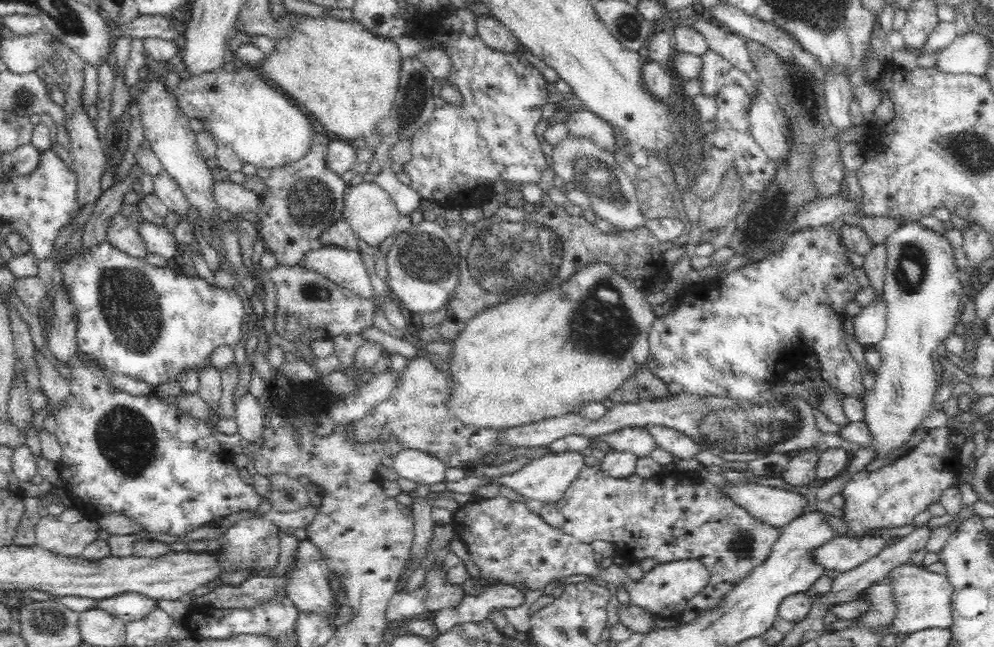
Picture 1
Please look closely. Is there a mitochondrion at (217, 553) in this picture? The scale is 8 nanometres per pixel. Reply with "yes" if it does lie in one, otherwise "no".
no

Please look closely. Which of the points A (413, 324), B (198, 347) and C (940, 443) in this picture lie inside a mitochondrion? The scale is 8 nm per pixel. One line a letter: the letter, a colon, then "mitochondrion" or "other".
A: other
B: other
C: other

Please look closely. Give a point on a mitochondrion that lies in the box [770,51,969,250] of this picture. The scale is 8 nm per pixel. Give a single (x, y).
(806, 98)

